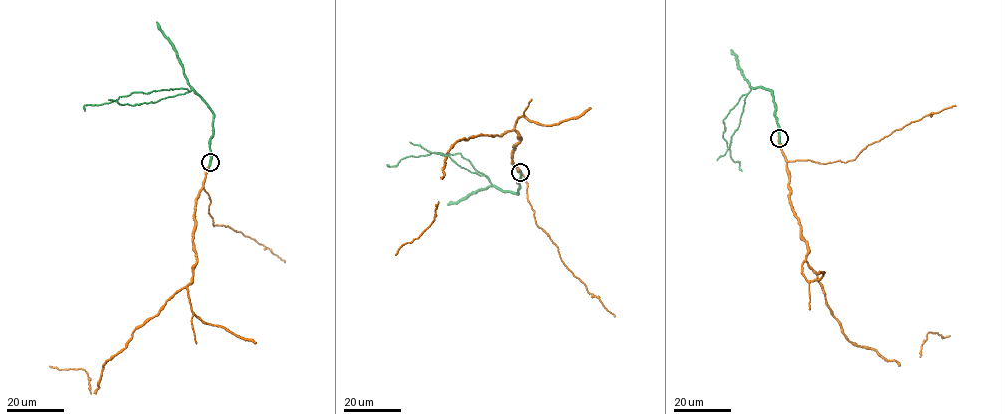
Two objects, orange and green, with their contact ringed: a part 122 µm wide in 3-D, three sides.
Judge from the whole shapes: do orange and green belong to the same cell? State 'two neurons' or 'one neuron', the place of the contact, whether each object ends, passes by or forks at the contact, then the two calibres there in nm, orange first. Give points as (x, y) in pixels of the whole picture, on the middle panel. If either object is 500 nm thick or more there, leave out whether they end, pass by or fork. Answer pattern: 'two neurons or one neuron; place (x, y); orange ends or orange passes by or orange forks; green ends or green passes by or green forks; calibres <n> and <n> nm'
one neuron; place (520, 172); orange passes by; green passes by; calibres 400 and 280 nm

